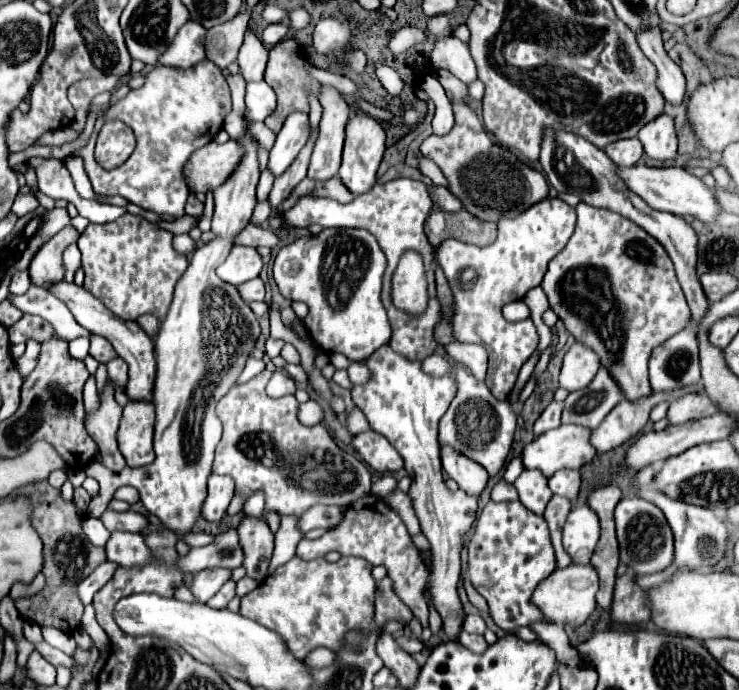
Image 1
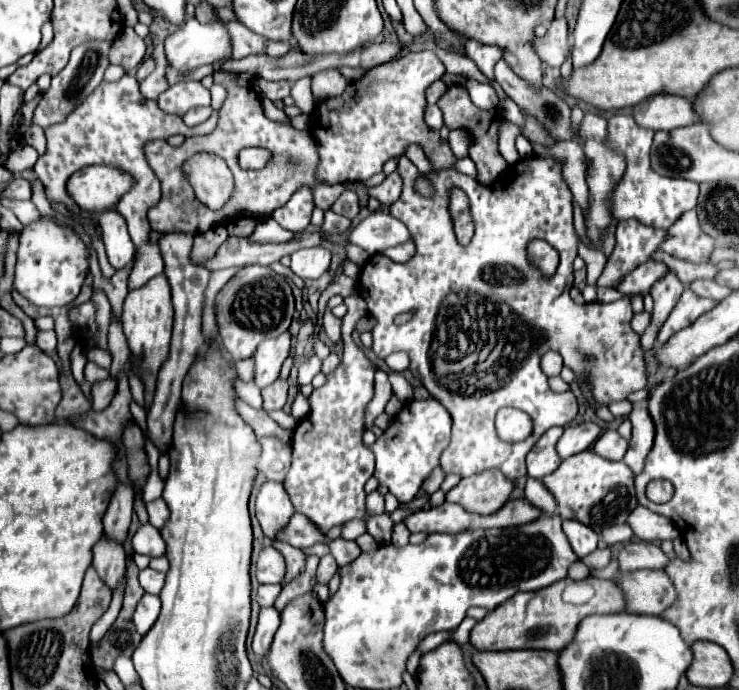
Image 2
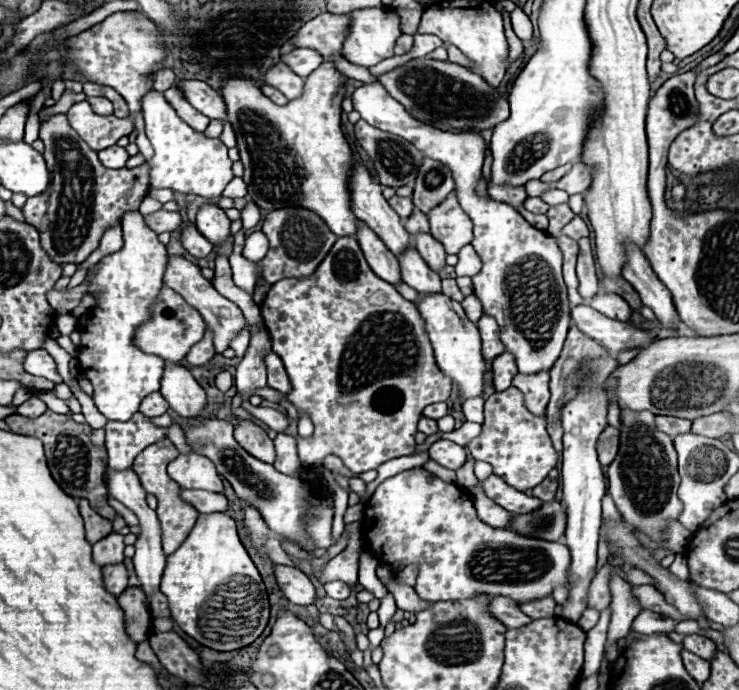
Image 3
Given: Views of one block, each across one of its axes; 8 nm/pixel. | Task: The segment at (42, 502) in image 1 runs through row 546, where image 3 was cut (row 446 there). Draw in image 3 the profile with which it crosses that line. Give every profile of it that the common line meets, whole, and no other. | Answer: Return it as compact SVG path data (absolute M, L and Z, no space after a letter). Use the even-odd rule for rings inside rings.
M46 410L38 418L24 418L20 414L12 414L12 416L6 418L6 424L16 434L34 436L34 438L40 438L44 442L48 468L50 468L54 480L60 484L60 488L68 496L72 496L74 500L86 498L90 502L90 506L102 518L114 520L114 516L120 516L108 504L108 494L106 494L106 486L104 486L104 478L102 478L104 476L104 470L106 470L106 450L92 444L92 440L90 440L92 428L88 424L78 424L72 418L62 416L62 414L54 414L50 410Z

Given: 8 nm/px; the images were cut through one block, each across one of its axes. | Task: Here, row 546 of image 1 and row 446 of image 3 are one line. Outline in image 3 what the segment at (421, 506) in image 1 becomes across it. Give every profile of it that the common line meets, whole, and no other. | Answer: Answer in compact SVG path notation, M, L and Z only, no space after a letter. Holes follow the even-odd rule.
M438 440L430 446L430 458L448 470L458 470L466 462L466 450L450 440Z

